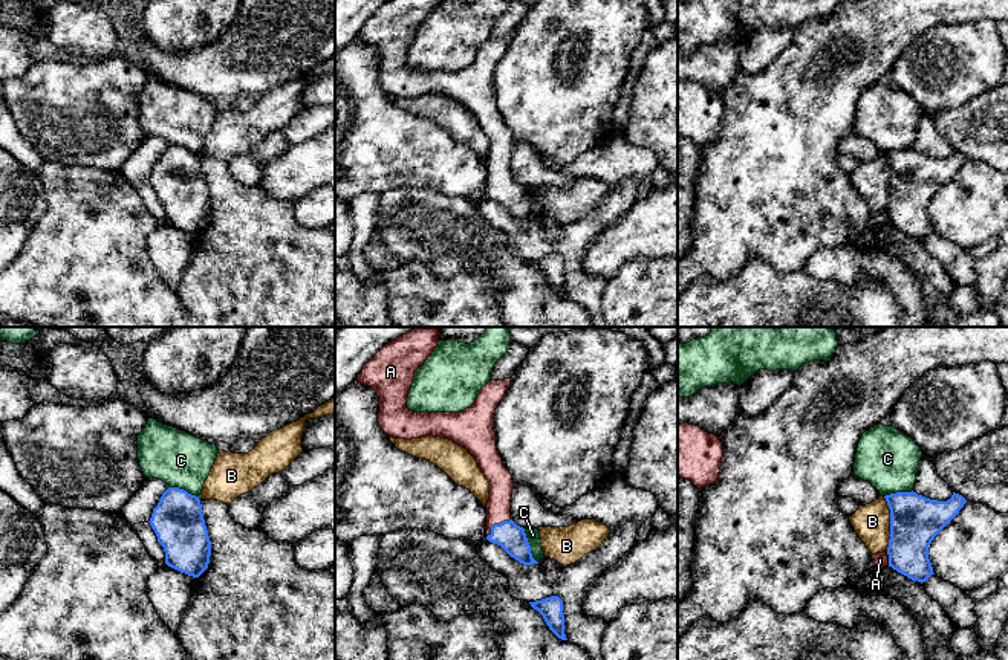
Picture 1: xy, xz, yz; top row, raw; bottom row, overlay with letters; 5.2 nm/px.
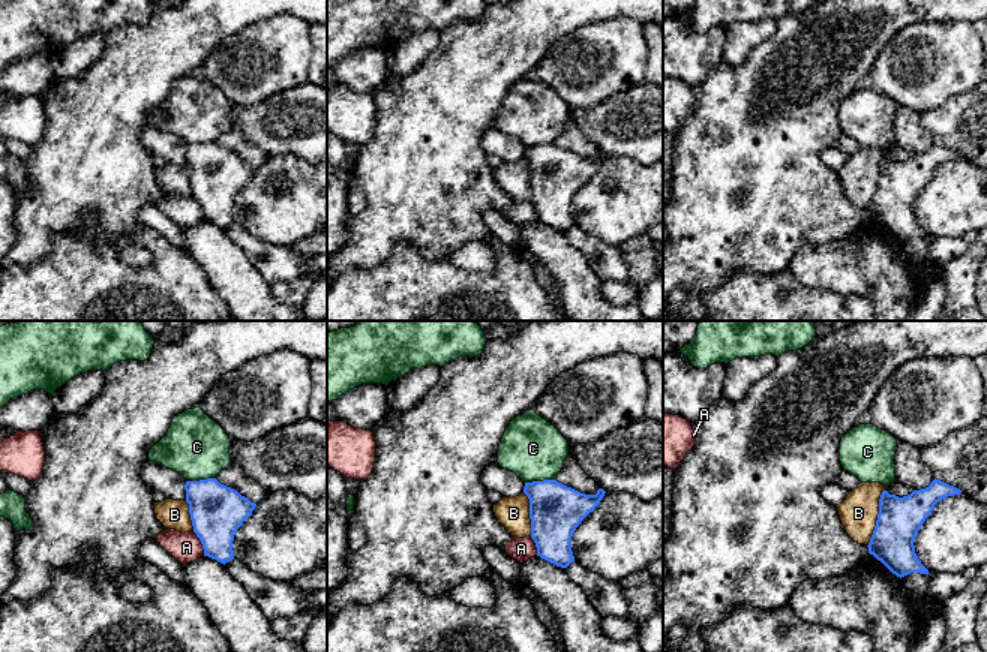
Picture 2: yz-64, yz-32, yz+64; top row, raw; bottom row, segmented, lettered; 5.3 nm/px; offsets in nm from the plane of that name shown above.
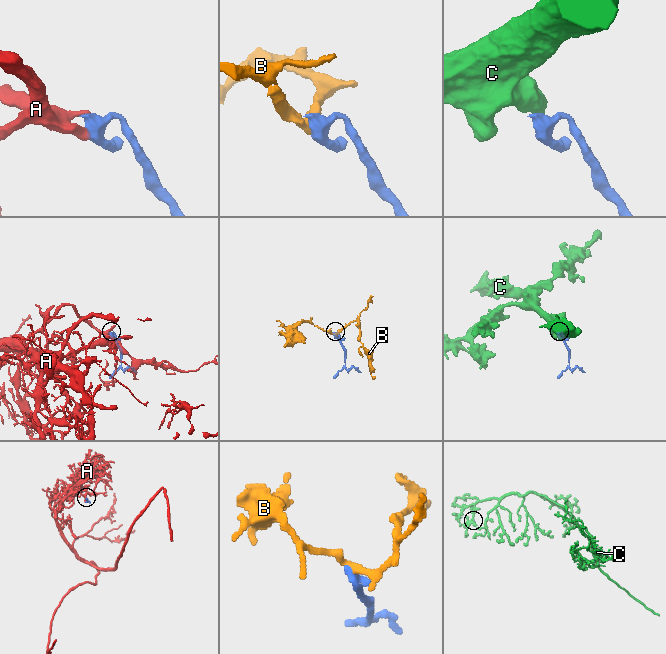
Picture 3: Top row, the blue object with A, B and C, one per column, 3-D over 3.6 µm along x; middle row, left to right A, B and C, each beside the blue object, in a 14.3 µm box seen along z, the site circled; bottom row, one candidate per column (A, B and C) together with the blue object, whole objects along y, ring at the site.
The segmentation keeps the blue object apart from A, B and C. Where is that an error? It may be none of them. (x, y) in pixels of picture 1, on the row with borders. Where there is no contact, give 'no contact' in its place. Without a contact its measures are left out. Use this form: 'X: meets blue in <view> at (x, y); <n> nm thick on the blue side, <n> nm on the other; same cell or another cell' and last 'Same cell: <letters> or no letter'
A: meets blue in xz at (496, 524); 150 nm thick on the blue side, 130 nm on the other; same cell
B: meets blue in yz at (890, 524); 260 nm thick on the blue side, 190 nm on the other; another cell
C: meets blue in xz at (530, 546); 150 nm thick on the blue side, 70 nm on the other; another cell
Same cell: A

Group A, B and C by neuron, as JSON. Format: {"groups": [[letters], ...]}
{"groups": [["A"], ["B"], ["C"]]}

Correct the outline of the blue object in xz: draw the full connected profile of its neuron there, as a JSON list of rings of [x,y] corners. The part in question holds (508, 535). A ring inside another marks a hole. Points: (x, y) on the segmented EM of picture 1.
[[[416,327],[385,344],[361,370],[356,380],[379,397],[378,423],[393,438],[425,435],[450,438],[465,448],[489,483],[486,539],[500,545],[523,565],[538,564],[531,553],[525,529],[511,518],[514,480],[496,446],[494,412],[512,376],[489,380],[474,403],[460,412],[413,412],[407,408],[415,371],[439,342],[439,327]]]

